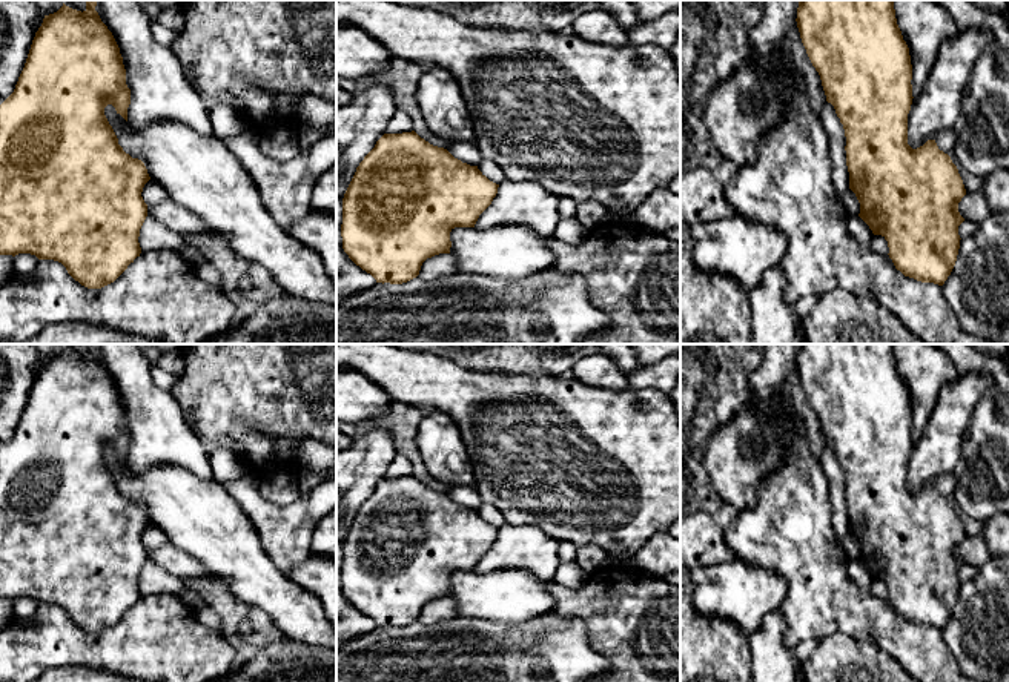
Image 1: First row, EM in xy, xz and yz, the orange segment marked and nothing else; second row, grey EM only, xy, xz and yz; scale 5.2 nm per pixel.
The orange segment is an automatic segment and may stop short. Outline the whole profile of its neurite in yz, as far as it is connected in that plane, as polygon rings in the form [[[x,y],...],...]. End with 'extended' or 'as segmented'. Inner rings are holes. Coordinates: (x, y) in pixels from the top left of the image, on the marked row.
[[[800,0],[797,28],[806,54],[820,75],[826,101],[835,109],[846,137],[849,189],[860,203],[858,217],[874,235],[888,241],[889,258],[905,276],[943,286],[951,275],[958,249],[958,226],[964,218],[958,203],[966,195],[963,180],[951,157],[935,140],[912,149],[908,144],[908,114],[912,104],[912,65],[909,48],[897,25],[895,0]]]; as segmented

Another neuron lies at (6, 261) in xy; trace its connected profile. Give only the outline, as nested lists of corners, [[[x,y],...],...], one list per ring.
[[[0,255],[0,287],[14,276],[14,257]]]

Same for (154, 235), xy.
[[[146,217],[140,229],[138,243],[141,250],[178,250],[184,246],[184,240],[180,233],[172,232],[152,217]]]

